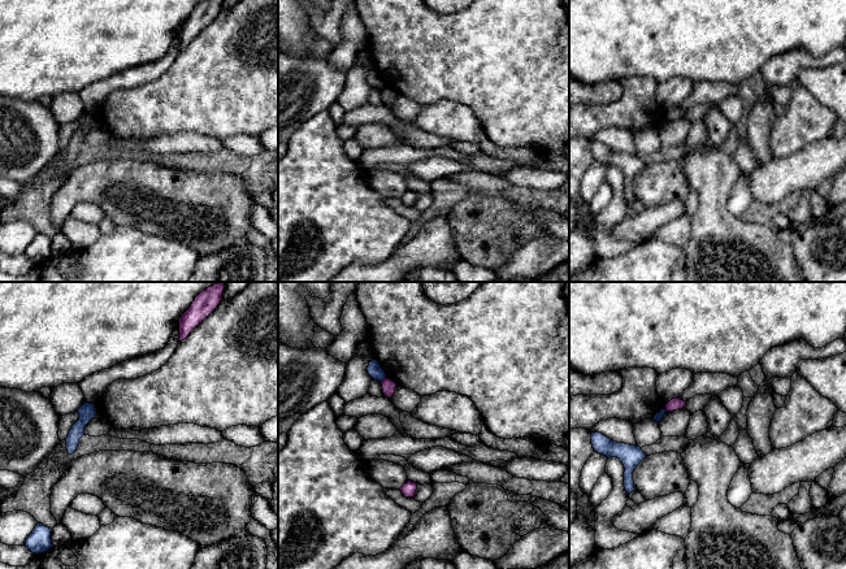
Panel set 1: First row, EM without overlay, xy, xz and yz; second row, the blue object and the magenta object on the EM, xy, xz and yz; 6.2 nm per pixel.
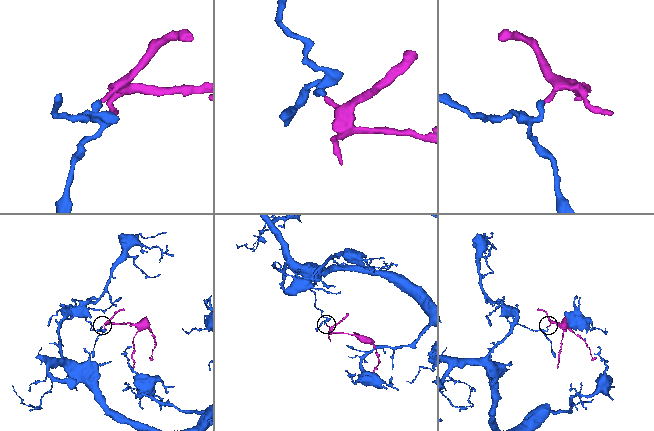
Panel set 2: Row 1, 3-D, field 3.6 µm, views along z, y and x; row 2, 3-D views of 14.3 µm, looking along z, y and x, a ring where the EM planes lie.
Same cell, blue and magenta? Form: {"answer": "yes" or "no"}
{"answer": "no"}

